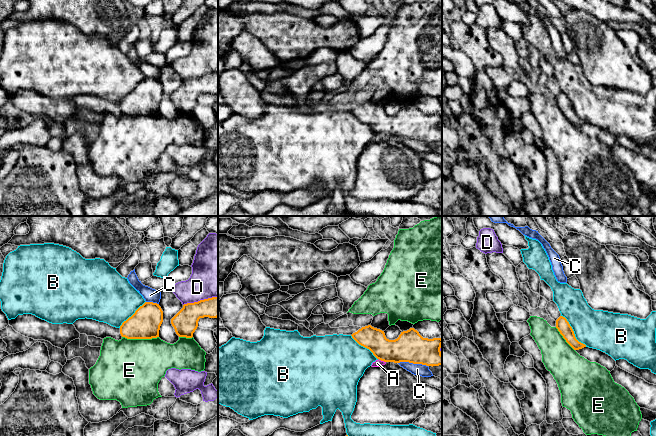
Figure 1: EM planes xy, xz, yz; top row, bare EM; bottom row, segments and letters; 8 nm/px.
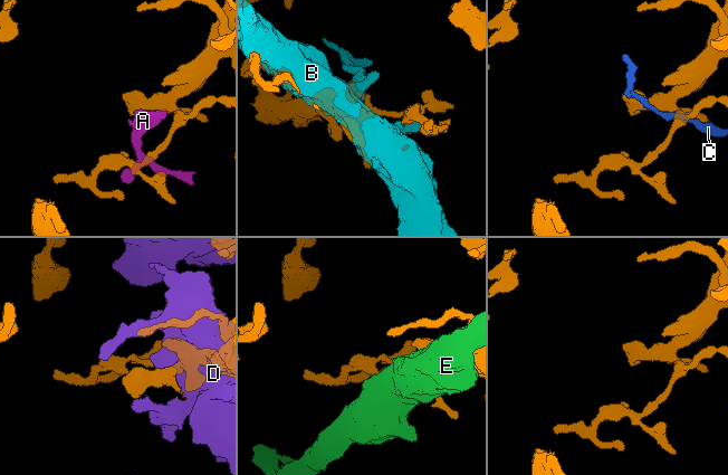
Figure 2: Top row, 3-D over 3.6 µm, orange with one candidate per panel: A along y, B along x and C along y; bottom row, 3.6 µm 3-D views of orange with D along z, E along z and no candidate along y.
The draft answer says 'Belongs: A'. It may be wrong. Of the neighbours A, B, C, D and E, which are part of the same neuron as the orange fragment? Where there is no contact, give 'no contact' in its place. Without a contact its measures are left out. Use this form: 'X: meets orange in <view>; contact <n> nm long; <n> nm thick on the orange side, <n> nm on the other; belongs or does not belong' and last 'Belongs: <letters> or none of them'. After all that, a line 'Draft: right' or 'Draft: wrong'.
A: meets orange in xz; contact 70 nm long; 240 nm thick on the orange side, 60 nm on the other; belongs
B: meets orange in yz; contact 320 nm long; 110 nm thick on the orange side, 320 nm on the other; does not belong
C: meets orange in xz; contact 240 nm long; 240 nm thick on the orange side, 100 nm on the other; does not belong
D: meets orange in xy; contact 280 nm long; 200 nm thick on the orange side, 380 nm on the other; does not belong
E: meets orange in xy; contact 300 nm long; 240 nm thick on the orange side, 480 nm on the other; does not belong
Belongs: A
Draft: right

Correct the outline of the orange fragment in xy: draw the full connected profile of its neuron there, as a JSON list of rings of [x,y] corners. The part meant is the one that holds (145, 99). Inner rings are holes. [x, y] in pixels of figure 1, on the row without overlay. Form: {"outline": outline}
{"outline": [[[145,78],[120,102],[120,110],[127,115],[152,115],[159,113],[163,87],[159,80]]]}

